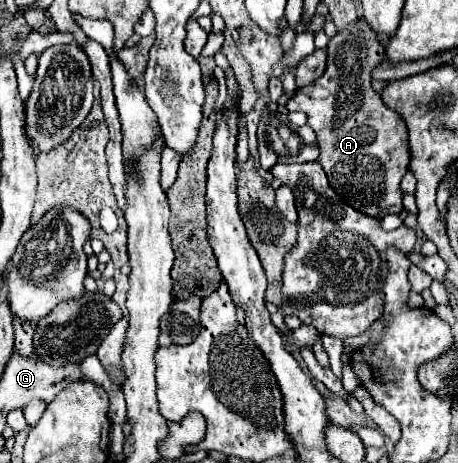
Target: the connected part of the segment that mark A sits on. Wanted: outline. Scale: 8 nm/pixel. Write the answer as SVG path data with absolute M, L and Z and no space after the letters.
M364 18L340 30L328 42L328 68L324 76L320 76L314 84L302 86L296 96L286 104L288 110L300 110L308 116L308 126L316 132L316 146L320 150L318 162L322 164L330 186L342 196L354 210L364 212L372 218L384 218L386 214L400 214L402 210L402 190L400 180L408 170L410 154L408 154L408 134L404 120L390 108L384 106L380 94L376 94L370 86L370 72L380 64L384 54L384 46L380 44L374 30L368 26Z

